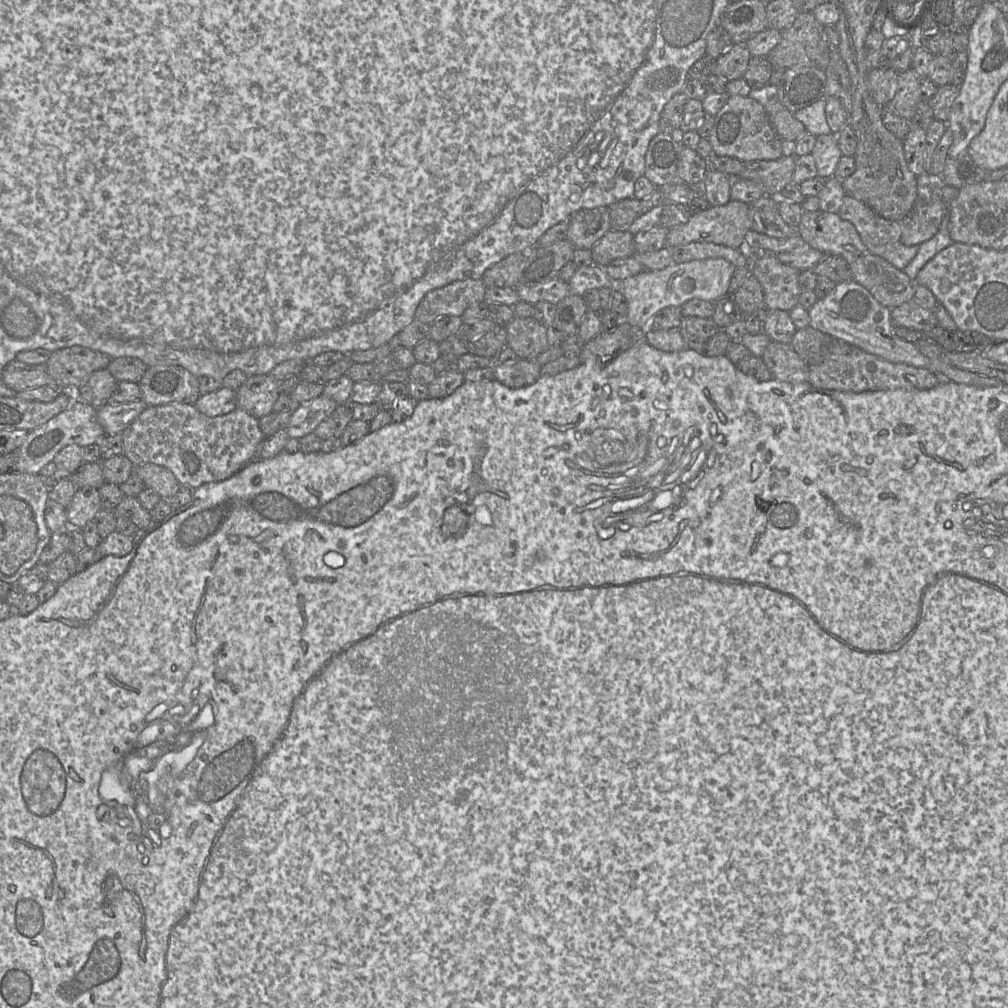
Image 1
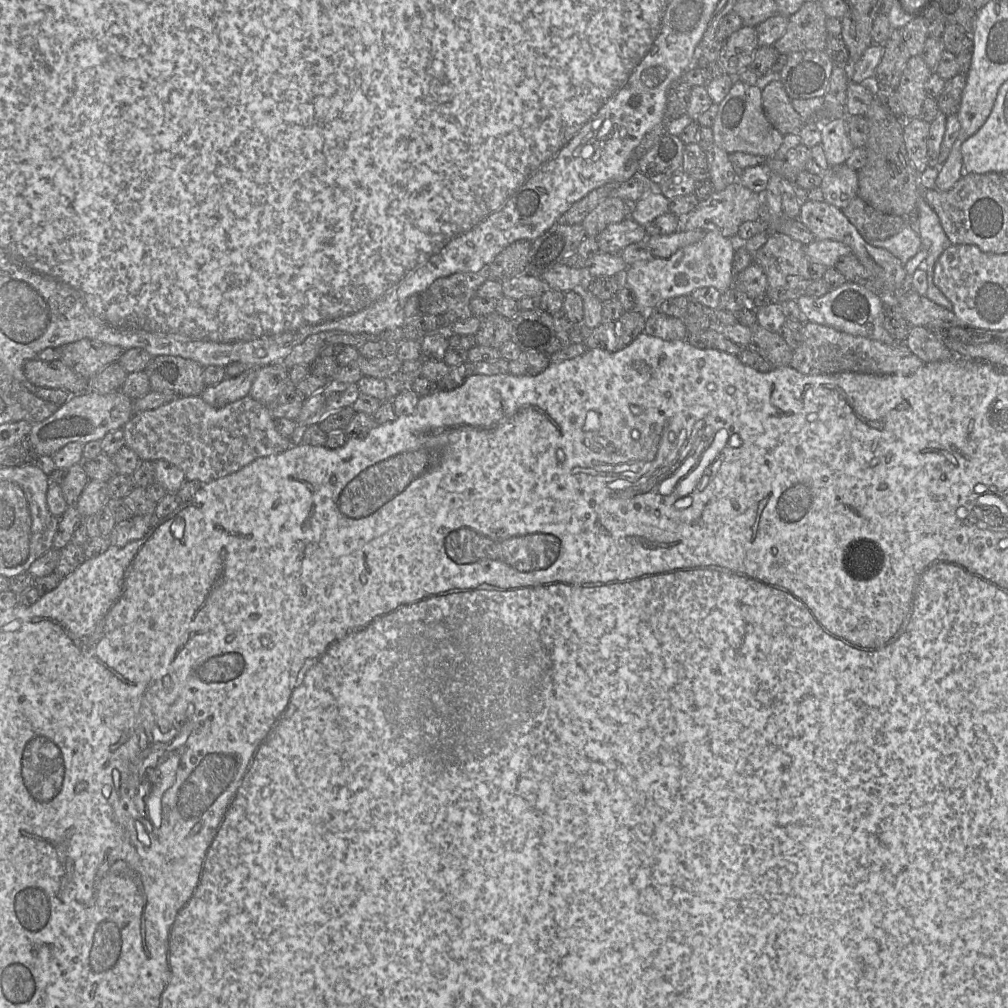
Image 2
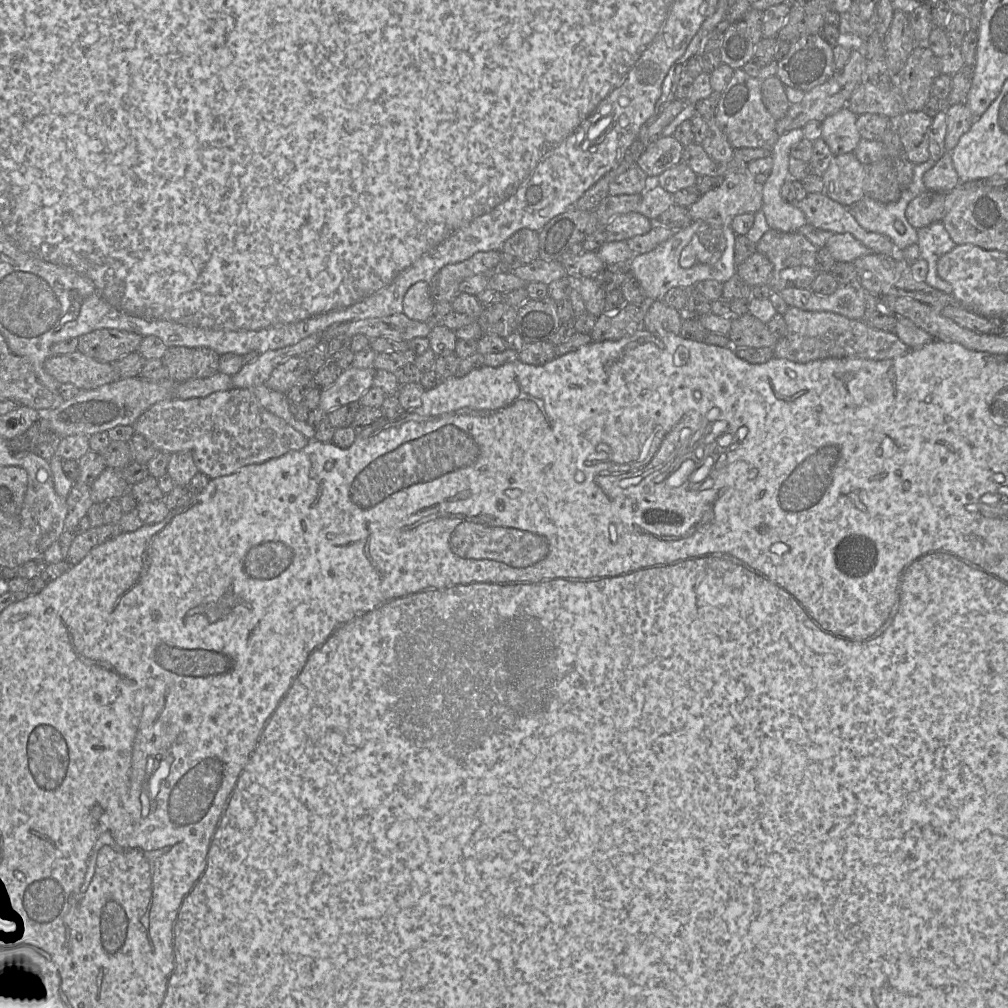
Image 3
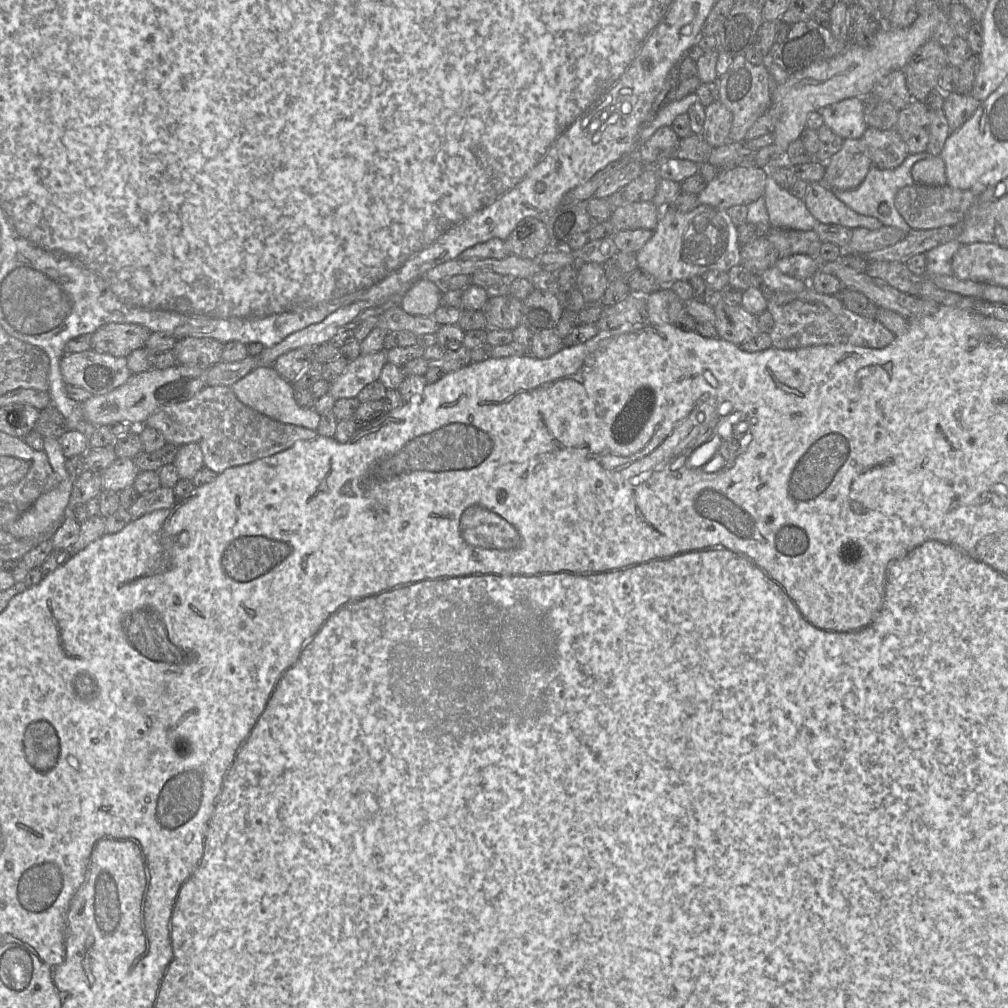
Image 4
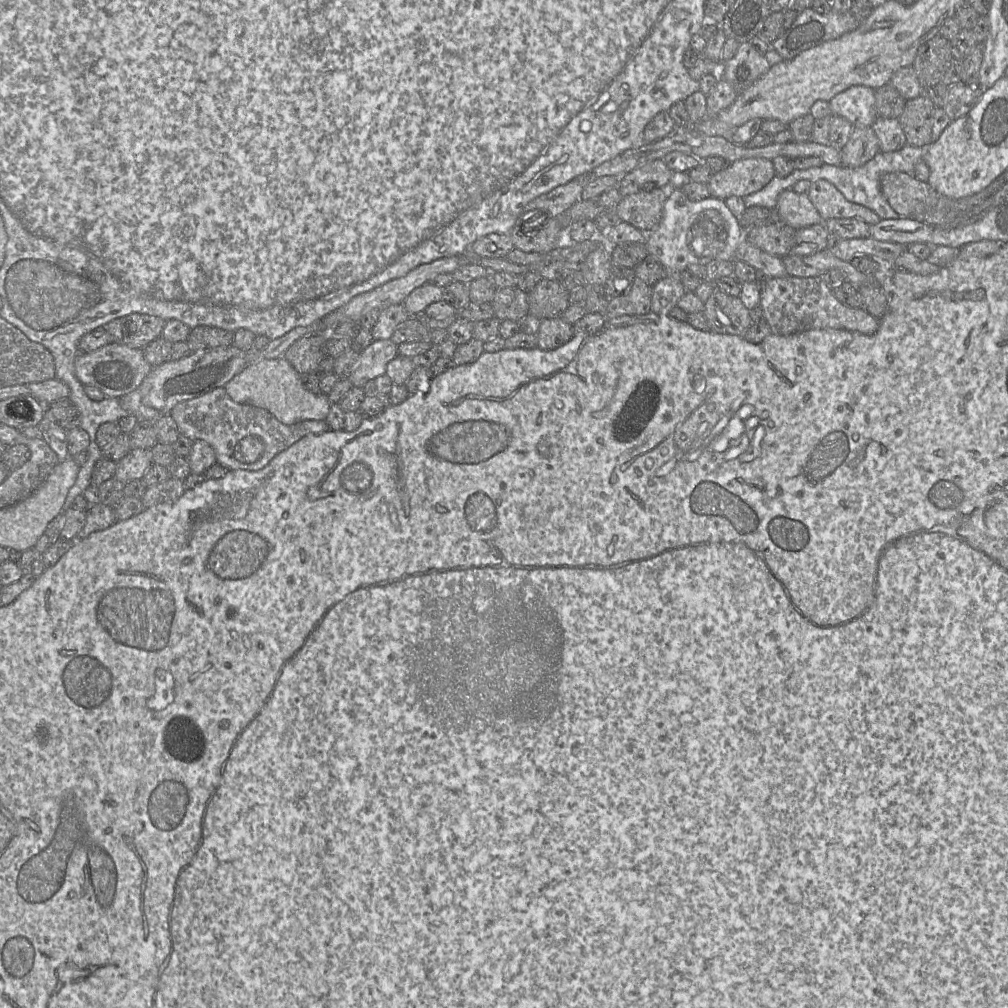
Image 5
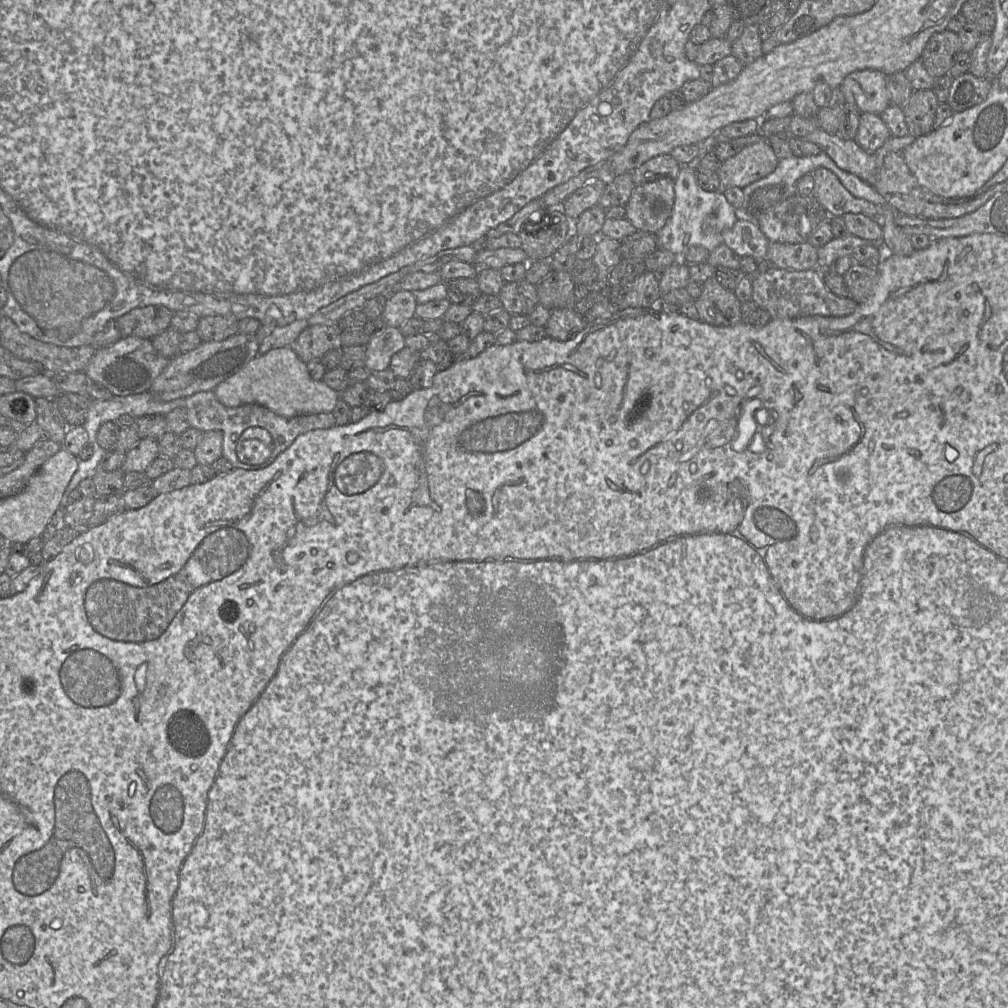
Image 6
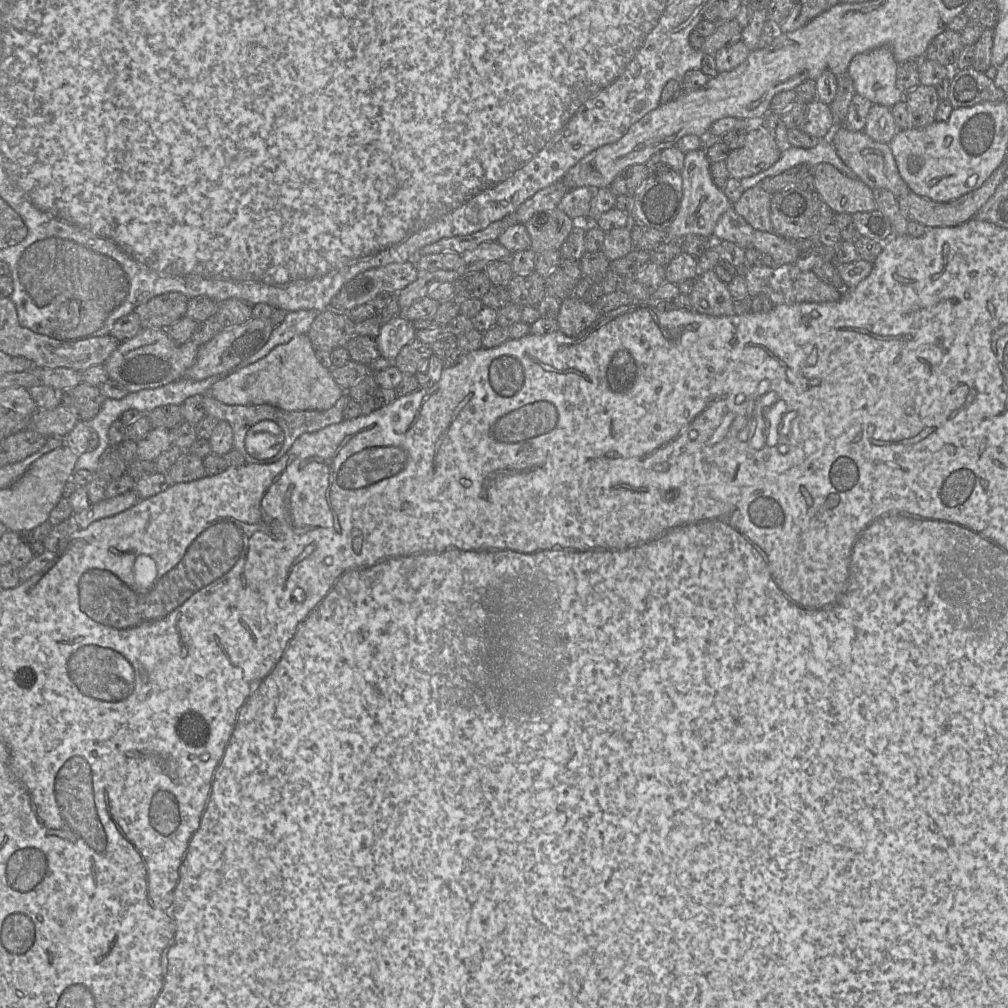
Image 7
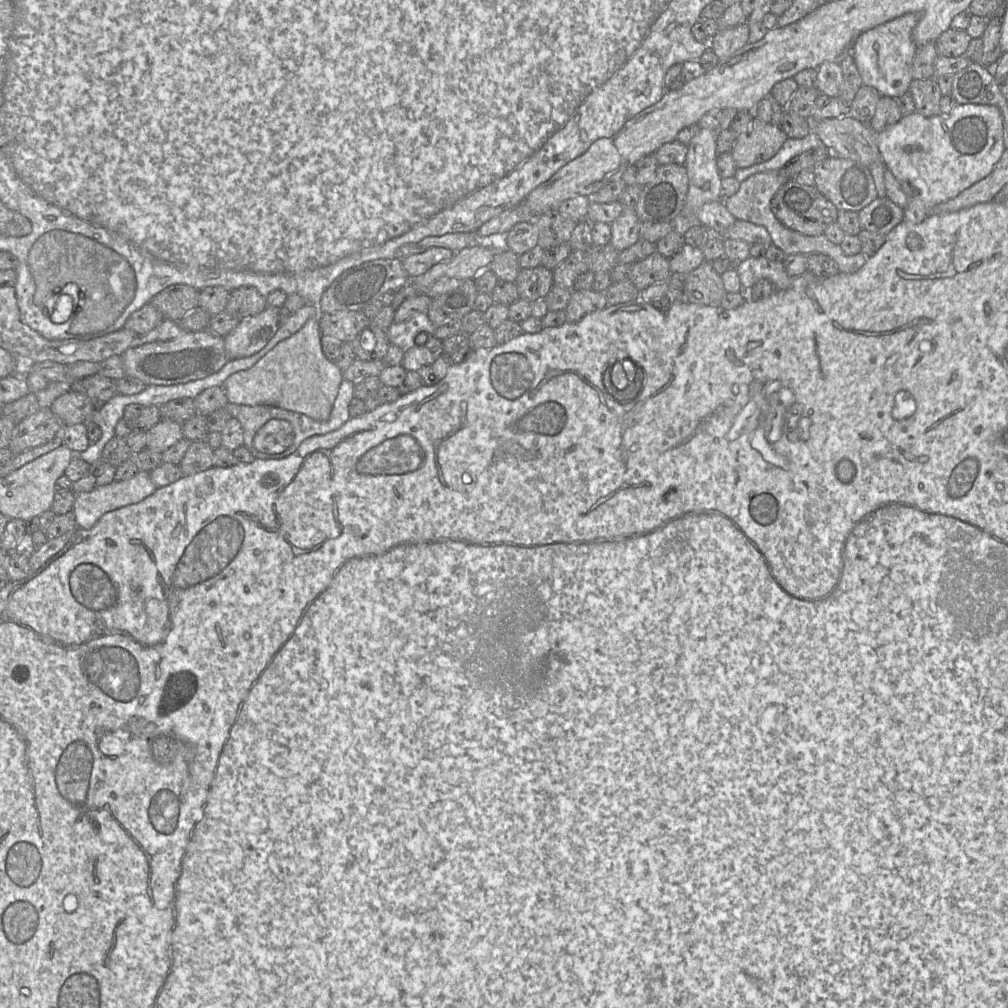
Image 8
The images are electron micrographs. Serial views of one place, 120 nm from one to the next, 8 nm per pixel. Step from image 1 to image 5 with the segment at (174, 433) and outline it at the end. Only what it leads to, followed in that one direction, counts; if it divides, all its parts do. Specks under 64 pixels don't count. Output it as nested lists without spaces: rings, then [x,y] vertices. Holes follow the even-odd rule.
[[[224,387],[213,389],[201,396],[176,404],[169,413],[181,435],[193,441],[204,440],[214,449],[217,463],[229,472],[259,471],[276,455],[288,449],[307,435],[329,430],[325,420],[304,420],[284,424],[263,408],[233,401]]]

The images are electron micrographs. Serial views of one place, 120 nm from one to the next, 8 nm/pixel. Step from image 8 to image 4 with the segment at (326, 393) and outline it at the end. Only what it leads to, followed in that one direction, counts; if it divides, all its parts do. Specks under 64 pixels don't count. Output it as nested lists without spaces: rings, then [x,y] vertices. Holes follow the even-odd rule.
[[[257,366],[231,386],[236,397],[244,405],[282,423],[294,424],[317,430],[319,415],[313,408],[300,407],[294,399],[294,389],[290,382],[283,379],[273,366]]]

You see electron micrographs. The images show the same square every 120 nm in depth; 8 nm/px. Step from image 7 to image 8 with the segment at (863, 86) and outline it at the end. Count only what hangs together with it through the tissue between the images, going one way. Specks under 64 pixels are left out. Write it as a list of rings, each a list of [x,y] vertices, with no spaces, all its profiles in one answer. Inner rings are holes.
[[[908,13],[862,33],[851,46],[851,55],[863,85],[876,89],[881,97],[898,99],[908,91],[912,78],[912,64],[917,45],[912,31],[921,13]]]

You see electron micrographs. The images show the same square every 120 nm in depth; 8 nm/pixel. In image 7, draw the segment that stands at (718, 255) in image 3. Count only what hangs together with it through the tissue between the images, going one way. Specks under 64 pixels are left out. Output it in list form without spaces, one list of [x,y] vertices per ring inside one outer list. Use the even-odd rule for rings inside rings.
[[[704,147],[685,154],[684,166],[681,171],[683,195],[678,214],[667,231],[668,240],[681,241],[691,234],[713,238],[714,229],[719,218],[724,212],[732,208],[732,203],[723,190],[718,188],[712,181],[710,165]]]

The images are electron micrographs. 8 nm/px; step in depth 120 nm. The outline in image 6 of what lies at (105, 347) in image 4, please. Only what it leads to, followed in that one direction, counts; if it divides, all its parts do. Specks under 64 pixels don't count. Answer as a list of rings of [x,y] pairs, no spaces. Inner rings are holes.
[[[162,306],[138,307],[119,317],[116,323],[121,337],[152,339],[170,326],[173,314]]]

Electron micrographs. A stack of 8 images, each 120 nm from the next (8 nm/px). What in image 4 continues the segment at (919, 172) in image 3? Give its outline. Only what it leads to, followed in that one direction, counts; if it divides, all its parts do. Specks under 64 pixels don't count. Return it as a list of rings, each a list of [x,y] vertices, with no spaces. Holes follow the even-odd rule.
[[[927,151],[918,154],[909,154],[903,163],[894,169],[880,169],[872,165],[864,181],[857,188],[851,190],[832,189],[832,192],[839,200],[841,200],[856,213],[874,217],[883,225],[897,227],[908,234],[912,231],[912,229],[897,211],[894,203],[895,196],[901,188],[913,185],[915,183],[912,177],[913,165],[920,160],[929,159],[931,157],[933,156],[931,156]],[[882,203],[886,203],[889,207],[890,212],[888,215],[882,215],[879,212],[879,207]]]

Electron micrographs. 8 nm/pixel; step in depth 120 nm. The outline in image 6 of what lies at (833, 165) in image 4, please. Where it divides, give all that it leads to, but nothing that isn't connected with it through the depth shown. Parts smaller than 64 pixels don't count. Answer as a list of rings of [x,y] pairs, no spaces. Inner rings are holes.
[[[861,114],[855,141],[865,152],[875,153],[890,137],[892,137],[890,131],[880,115]]]

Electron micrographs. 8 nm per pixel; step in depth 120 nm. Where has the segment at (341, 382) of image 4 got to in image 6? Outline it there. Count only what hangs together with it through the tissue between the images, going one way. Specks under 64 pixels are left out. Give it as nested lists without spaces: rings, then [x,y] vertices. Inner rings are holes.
[[[387,326],[370,338],[365,347],[365,367],[379,372],[388,369],[392,356],[405,347],[405,336],[400,328]]]

